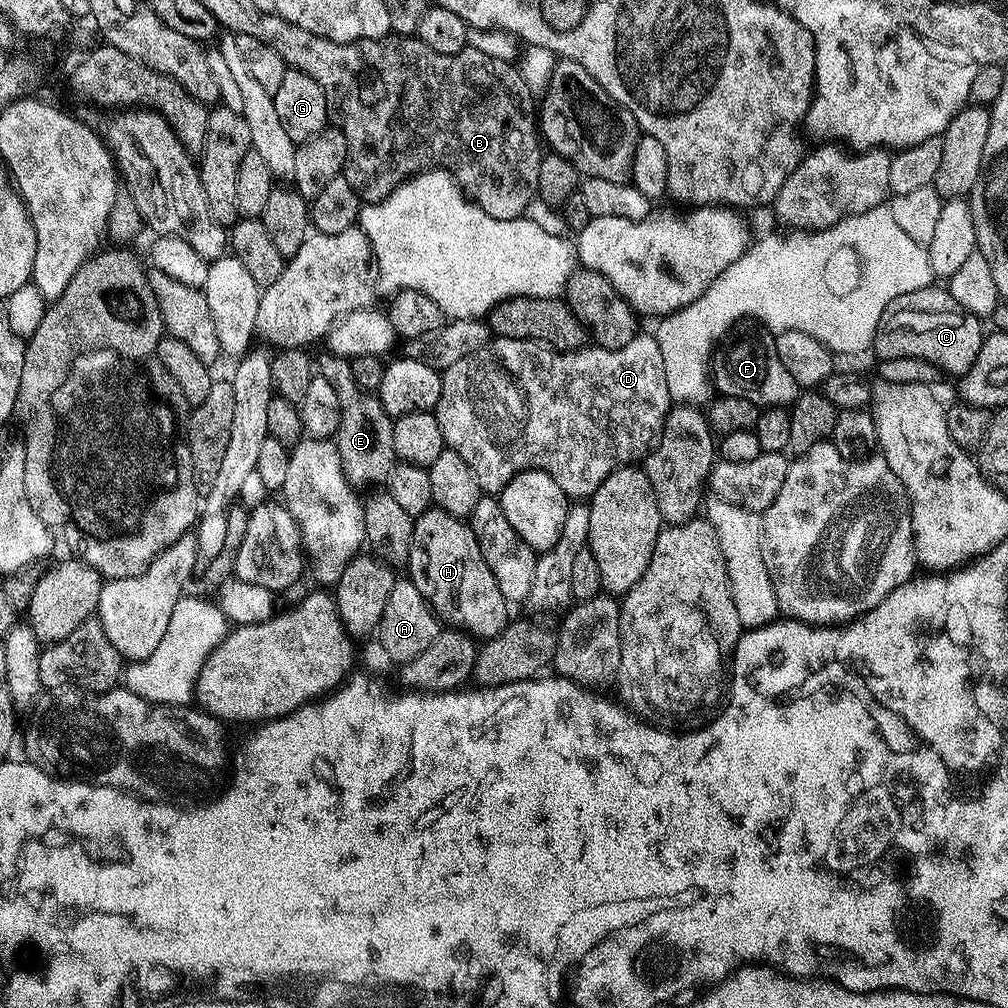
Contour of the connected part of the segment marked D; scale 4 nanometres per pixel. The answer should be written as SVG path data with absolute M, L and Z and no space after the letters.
M637 334L630 342L626 342L626 346L618 350L585 346L570 352L549 348L547 344L539 340L519 340L498 336L489 339L488 344L482 346L482 350L474 350L474 354L466 354L466 358L454 362L454 366L443 369L440 381L442 382L442 394L438 398L434 411L438 418L438 427L442 429L442 438L445 445L454 449L466 461L466 466L474 470L474 478L478 478L478 486L484 494L498 494L517 474L524 472L527 468L537 468L550 474L550 478L554 478L554 482L562 486L562 490L569 498L591 498L598 490L598 486L606 482L606 478L614 469L643 461L648 456L655 448L660 435L663 434L664 423L674 407L674 402L670 398L670 390L666 386L662 350L658 350L658 342L652 334L648 336Z

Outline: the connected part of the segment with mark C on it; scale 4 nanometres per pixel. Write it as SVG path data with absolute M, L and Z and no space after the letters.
M929 286L922 290L914 290L910 294L902 294L894 298L886 306L882 318L878 322L876 337L872 340L871 351L876 352L877 361L890 358L922 358L939 368L941 373L948 372L953 378L965 376L974 366L974 358L978 358L978 350L982 350L986 329L983 328L981 317L964 312L958 302L948 293L947 287Z

